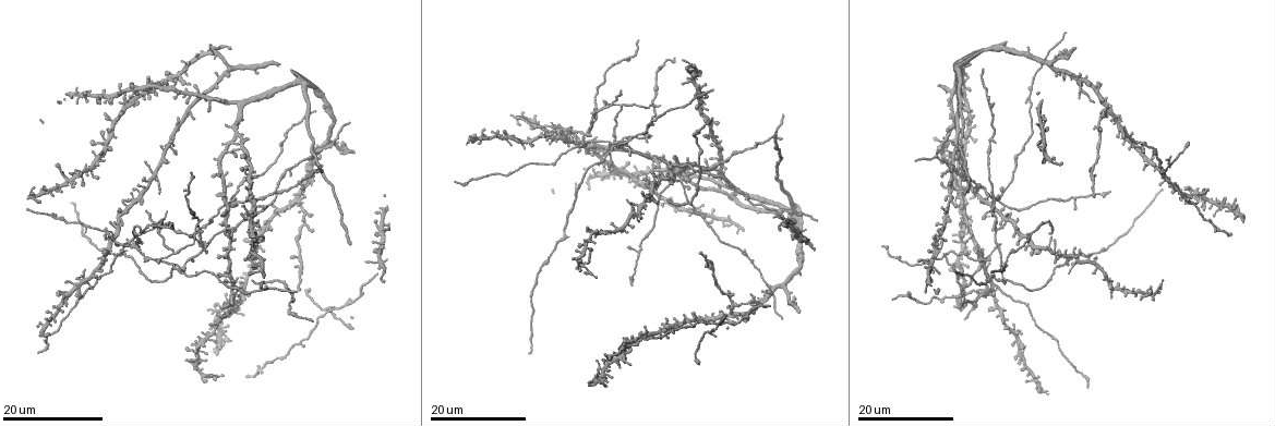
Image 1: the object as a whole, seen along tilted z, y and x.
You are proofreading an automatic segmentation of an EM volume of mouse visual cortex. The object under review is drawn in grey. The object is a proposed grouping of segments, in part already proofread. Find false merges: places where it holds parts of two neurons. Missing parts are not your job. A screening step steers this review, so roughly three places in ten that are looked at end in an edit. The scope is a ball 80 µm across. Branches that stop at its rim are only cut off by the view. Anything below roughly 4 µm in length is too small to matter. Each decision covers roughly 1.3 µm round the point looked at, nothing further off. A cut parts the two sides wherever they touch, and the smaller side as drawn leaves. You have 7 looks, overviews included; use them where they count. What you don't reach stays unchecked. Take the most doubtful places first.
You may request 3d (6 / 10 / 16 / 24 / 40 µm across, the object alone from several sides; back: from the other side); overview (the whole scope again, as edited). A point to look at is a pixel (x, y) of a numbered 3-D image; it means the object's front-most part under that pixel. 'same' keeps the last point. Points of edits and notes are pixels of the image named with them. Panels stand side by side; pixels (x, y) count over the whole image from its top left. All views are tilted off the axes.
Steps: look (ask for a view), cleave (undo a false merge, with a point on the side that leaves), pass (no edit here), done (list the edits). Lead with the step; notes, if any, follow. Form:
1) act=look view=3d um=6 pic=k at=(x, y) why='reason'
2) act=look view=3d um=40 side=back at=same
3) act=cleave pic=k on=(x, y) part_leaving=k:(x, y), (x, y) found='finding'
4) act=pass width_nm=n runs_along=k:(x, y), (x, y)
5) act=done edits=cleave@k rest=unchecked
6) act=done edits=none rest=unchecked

act=look view=3d um=24 pic=1 at=(1004, 217) why='looks like a crossing'

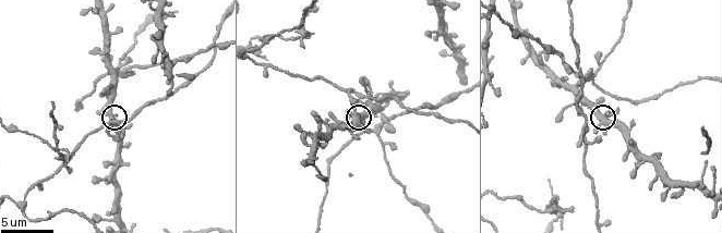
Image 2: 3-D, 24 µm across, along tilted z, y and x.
act=look view=3d um=10 pic=2 at=(355, 113)

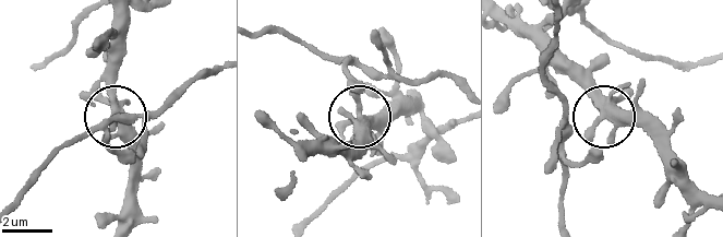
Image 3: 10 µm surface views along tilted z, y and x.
act=look view=3d um=10 side=back pic=3 at=(361, 119)

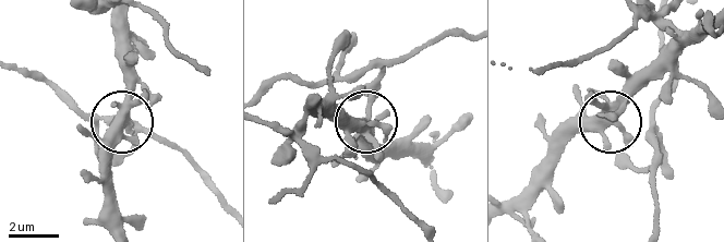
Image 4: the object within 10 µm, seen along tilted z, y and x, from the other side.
act=pass width_nm=370 found='continuous, no second neuron'

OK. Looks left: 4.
act=look view=3d um=16 pic=1 at=(310, 167) why='two arms in line, one across'

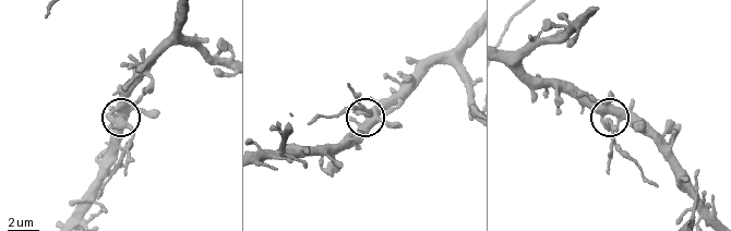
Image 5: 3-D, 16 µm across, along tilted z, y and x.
act=look view=3d um=10 pic=5 at=(123, 127)

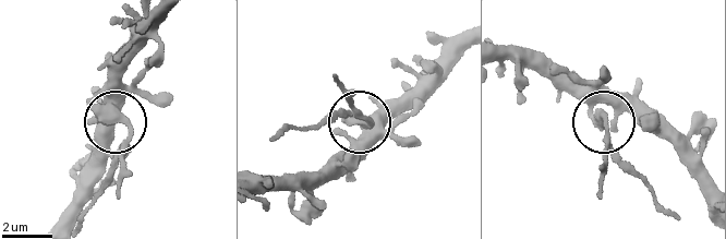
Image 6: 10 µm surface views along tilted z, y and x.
act=cleave pic=6 on=(126, 117) arms=3 found='two neurons meet here'

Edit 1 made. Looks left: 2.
act=done edits=cleave@6 rest=unchecked

